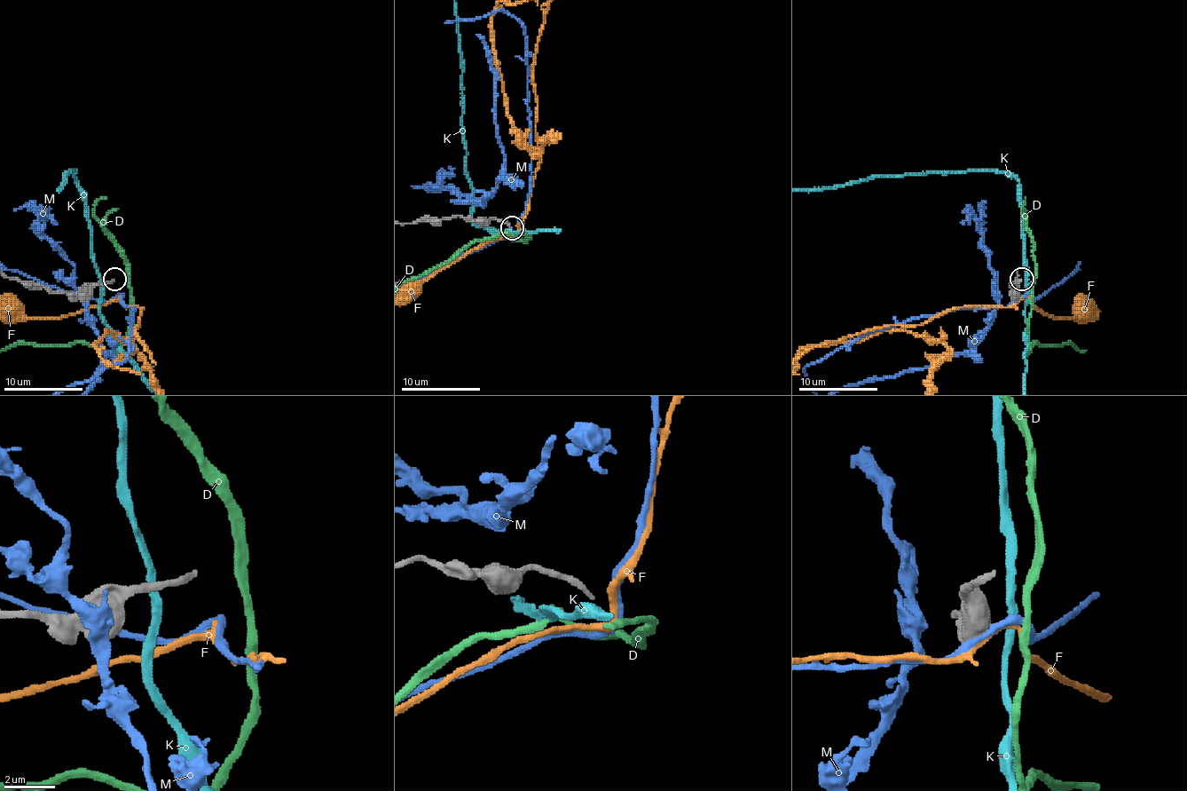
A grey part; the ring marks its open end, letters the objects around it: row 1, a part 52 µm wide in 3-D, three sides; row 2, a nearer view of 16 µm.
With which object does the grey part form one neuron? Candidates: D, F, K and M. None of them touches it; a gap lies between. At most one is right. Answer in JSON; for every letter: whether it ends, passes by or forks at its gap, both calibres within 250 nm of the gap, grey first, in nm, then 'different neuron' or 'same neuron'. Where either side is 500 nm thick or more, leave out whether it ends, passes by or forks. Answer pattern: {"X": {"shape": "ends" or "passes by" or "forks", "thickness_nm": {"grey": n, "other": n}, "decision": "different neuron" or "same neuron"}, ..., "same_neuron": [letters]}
{"D": {"shape": "passes by", "thickness_nm": {"grey": 220, "other": 320}, "decision": "different neuron"}, "F": {"shape": "passes by", "thickness_nm": {"grey": 220, "other": 240}, "decision": "different neuron"}, "K": {"shape": "passes by", "thickness_nm": {"grey": 220, "other": 320}, "decision": "different neuron"}, "M": {"shape": "passes by", "thickness_nm": {"grey": 220, "other": 260}, "decision": "different neuron"}, "same_neuron": []}

